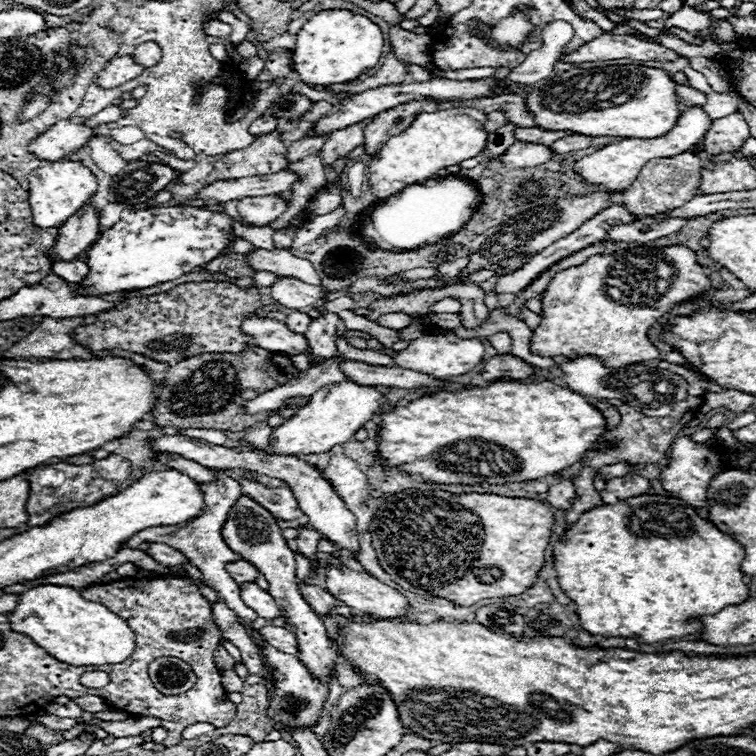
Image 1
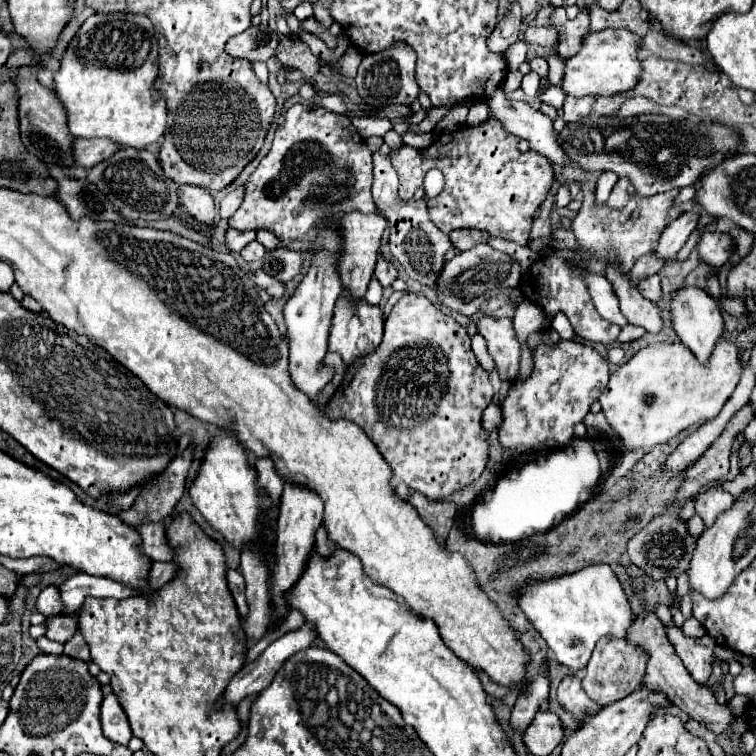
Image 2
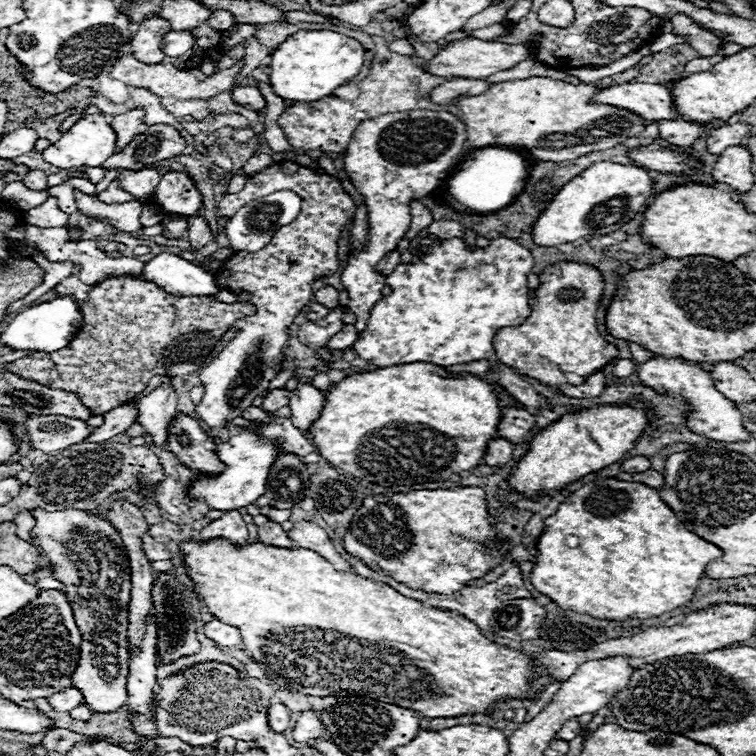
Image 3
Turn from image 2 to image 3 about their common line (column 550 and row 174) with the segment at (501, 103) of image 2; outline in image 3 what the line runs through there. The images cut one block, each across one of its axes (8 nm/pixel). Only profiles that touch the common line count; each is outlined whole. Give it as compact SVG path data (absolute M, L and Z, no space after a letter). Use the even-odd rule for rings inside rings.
M154 168L122 170L118 180L120 180L122 190L130 192L138 200L148 200L148 198L152 198L152 194L154 194L154 190L160 182L160 172L154 170Z

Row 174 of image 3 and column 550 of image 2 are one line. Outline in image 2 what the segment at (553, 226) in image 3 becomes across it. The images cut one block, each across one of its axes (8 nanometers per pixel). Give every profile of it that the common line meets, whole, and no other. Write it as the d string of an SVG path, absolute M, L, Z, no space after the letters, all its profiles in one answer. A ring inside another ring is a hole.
M608 564L588 566L552 580L530 580L518 588L516 600L556 660L570 670L584 668L584 662L590 660L592 648L602 636L626 638L632 624L628 598Z

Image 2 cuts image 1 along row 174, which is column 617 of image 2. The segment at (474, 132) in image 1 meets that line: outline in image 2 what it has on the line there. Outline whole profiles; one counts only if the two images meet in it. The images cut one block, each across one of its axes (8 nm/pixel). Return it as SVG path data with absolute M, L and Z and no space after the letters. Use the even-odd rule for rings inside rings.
M726 336L718 340L706 364L700 364L682 342L662 342L638 350L626 364L612 372L598 400L610 428L626 448L654 448L682 430L718 416L740 376L742 364L736 342Z

